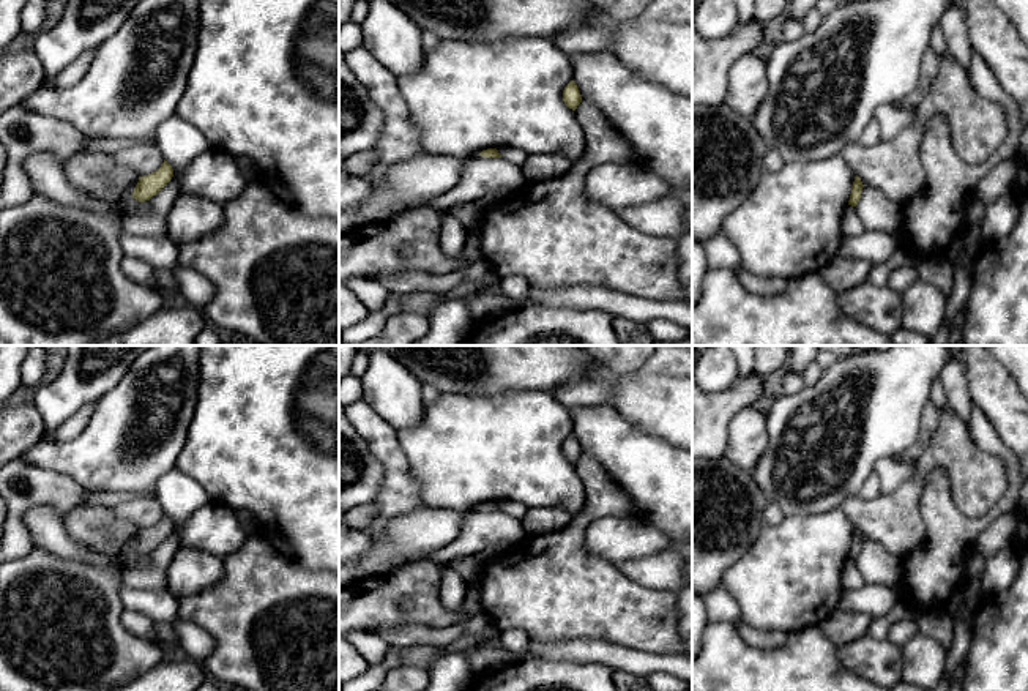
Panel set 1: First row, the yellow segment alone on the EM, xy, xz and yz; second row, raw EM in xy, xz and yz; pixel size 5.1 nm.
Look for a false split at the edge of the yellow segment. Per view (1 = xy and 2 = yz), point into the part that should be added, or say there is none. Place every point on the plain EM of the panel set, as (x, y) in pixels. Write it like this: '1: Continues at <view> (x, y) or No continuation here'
1: No continuation here
2: No continuation here

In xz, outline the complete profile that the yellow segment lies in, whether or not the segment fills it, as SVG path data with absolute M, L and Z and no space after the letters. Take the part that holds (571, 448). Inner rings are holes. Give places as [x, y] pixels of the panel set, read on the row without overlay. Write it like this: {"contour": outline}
{"contour": "M571 434L564 440L564 443L563 443L563 454L572 464L575 464L577 459L582 456L582 448L580 448L579 439L574 434Z"}

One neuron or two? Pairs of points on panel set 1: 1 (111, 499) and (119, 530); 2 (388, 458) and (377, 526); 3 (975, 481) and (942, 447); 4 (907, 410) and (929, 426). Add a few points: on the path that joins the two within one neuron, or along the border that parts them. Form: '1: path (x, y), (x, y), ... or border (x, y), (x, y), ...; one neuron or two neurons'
1: border (85, 504), (103, 504), (111, 508); two neurons
2: path (393, 475), (393, 499), (387, 508); one neuron
3: path (968, 474), (949, 455); one neuron
4: border (929, 398), (921, 414), (918, 437), (902, 453); two neurons

